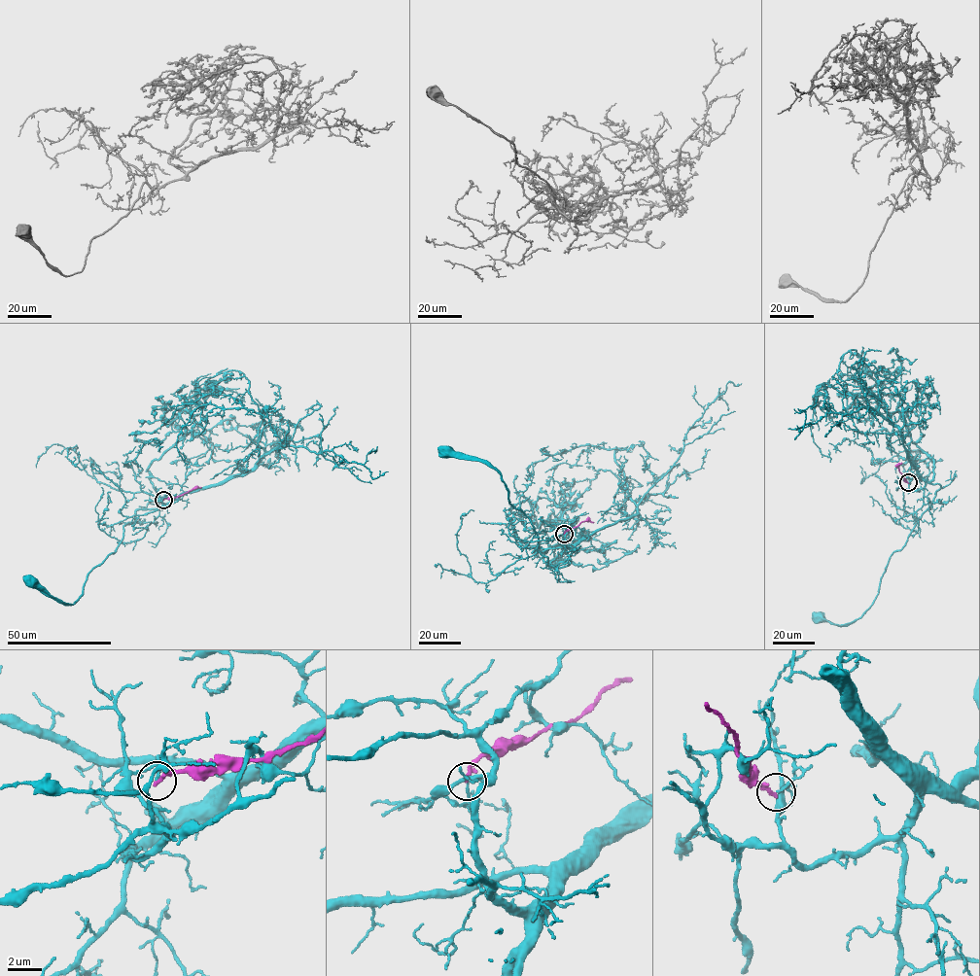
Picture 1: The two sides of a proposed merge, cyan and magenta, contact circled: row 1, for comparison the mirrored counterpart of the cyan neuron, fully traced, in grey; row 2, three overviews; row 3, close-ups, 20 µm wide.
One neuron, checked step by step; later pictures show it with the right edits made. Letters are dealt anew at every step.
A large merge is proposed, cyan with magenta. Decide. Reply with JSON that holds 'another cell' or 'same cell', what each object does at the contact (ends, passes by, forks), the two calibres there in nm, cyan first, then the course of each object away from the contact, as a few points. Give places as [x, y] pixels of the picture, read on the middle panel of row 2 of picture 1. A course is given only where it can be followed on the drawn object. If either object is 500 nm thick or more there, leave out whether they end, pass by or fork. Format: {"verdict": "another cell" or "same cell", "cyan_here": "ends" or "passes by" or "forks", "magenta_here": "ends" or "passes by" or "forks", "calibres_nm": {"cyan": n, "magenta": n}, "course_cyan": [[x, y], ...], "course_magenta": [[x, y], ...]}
{"verdict": "another cell", "cyan_here": "ends", "magenta_here": "ends", "calibres_nm": {"cyan": 140, "magenta": 240}, "course_cyan": [[564, 534], [570, 563], [547, 565], [534, 528], [510, 504], [499, 473], [487, 462], [447, 452]], "course_magenta": [[564, 534], [582, 521], [594, 522]]}

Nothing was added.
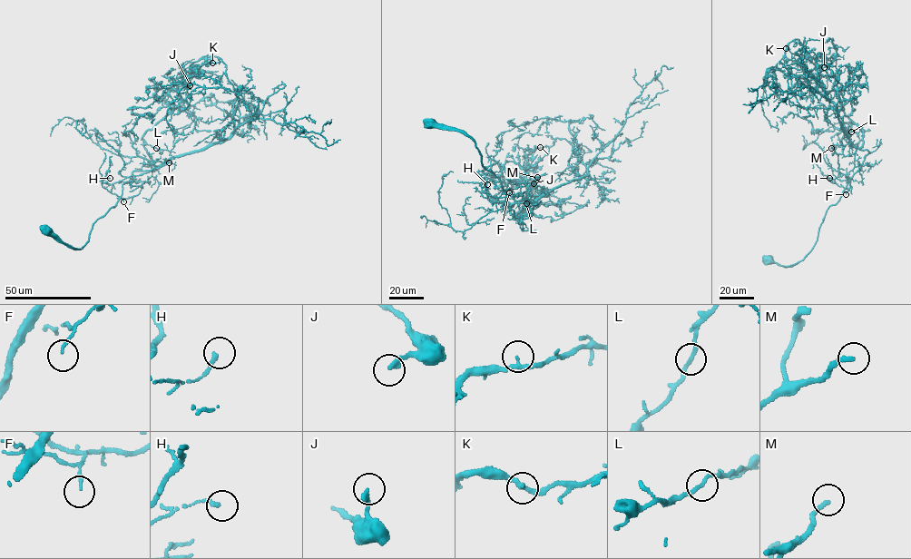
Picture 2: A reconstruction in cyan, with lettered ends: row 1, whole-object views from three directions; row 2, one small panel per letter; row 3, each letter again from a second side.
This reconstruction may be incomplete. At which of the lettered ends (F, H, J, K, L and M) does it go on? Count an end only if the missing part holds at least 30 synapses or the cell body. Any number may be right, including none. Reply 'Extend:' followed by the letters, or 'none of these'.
Extend: none of these

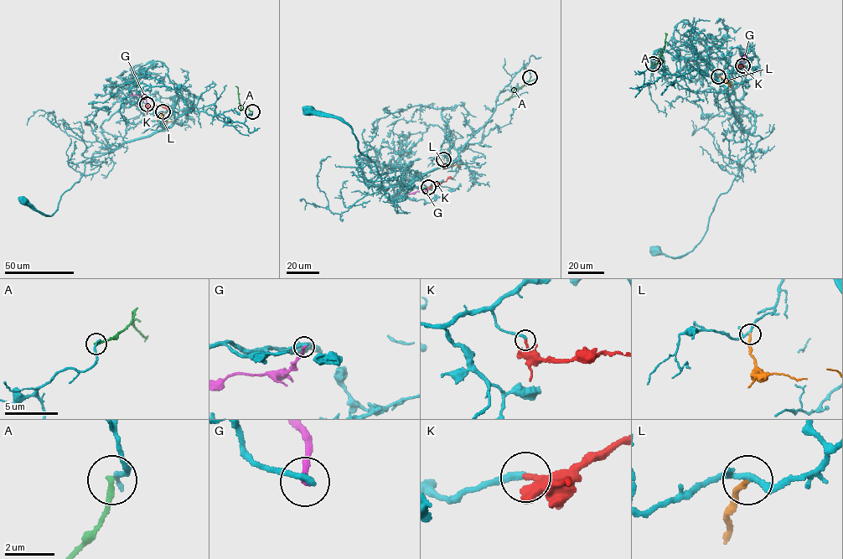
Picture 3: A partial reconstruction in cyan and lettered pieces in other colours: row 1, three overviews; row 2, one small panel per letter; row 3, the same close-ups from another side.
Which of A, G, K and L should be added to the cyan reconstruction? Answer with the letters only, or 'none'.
K

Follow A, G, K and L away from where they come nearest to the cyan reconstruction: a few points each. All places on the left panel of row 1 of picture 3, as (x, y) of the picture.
A: (251, 111), (248, 108), (240, 109), (238, 88), (235, 86)
G: (146, 104), (144, 97), (129, 95)
K: (147, 104), (168, 109)
L: (162, 111), (161, 116), (164, 120), (168, 122), (172, 121)

